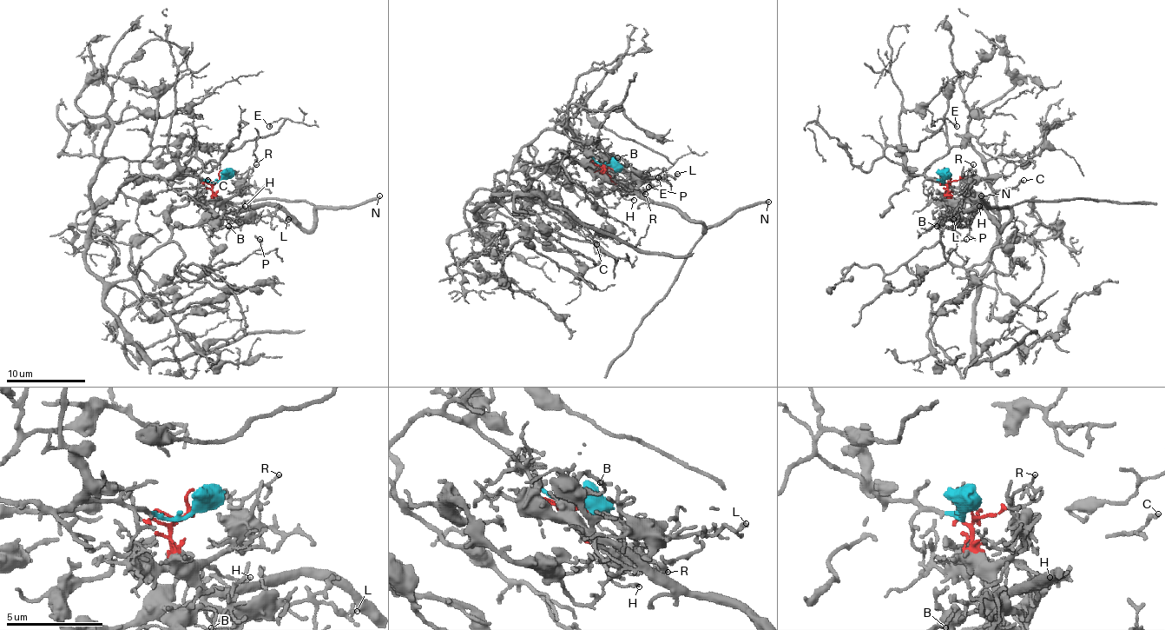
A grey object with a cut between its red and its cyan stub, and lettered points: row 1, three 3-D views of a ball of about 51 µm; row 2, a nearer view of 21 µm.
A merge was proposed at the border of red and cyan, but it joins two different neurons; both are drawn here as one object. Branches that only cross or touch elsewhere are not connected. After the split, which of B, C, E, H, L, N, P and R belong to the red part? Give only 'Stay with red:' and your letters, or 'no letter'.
Stay with red: B, H, L, N, R

